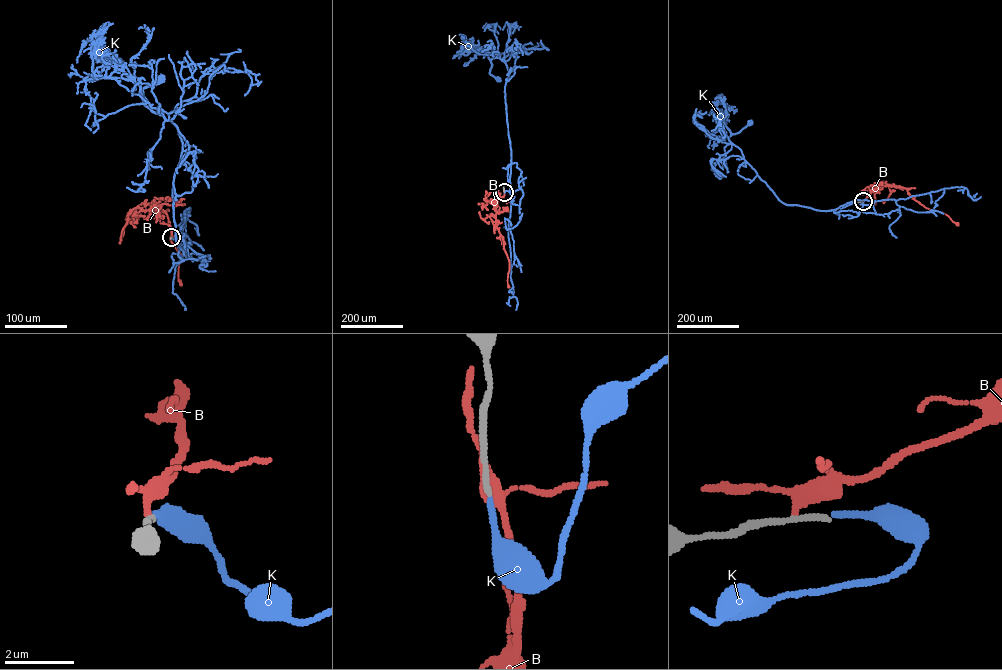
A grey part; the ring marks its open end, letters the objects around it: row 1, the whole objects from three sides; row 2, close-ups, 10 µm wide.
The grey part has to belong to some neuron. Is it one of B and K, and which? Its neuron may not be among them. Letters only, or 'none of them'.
K

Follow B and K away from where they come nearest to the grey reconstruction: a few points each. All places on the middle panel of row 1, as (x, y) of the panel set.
B: (504, 191), (503, 196), (493, 204), (496, 225), (509, 262), (508, 286)
K: (504, 192), (510, 191), (511, 149), (504, 92), (509, 71), (504, 62), (493, 58), (489, 73), (498, 80)

